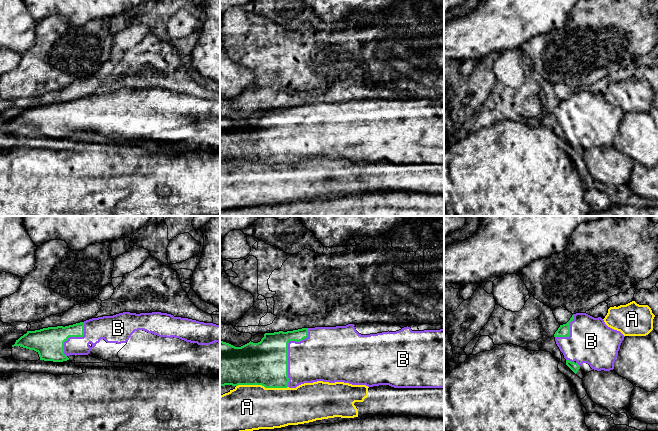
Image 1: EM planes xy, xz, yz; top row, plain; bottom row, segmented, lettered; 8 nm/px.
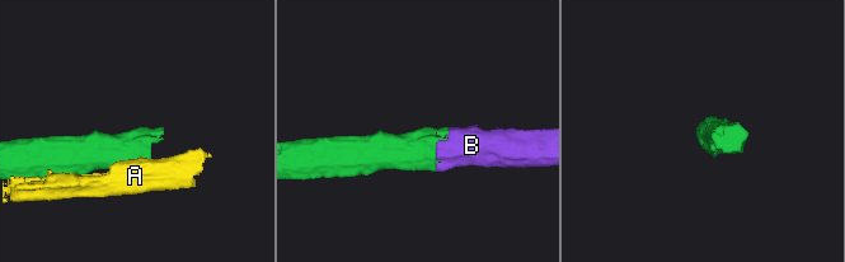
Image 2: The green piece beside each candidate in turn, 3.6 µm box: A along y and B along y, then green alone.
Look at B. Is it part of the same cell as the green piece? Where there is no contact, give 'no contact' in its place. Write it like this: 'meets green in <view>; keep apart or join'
meets green in xz; join

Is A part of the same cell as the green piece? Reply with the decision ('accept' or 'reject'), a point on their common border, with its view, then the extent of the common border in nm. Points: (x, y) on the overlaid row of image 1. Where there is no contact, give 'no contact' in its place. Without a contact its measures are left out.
reject | xz (262, 385) | 420 nm

